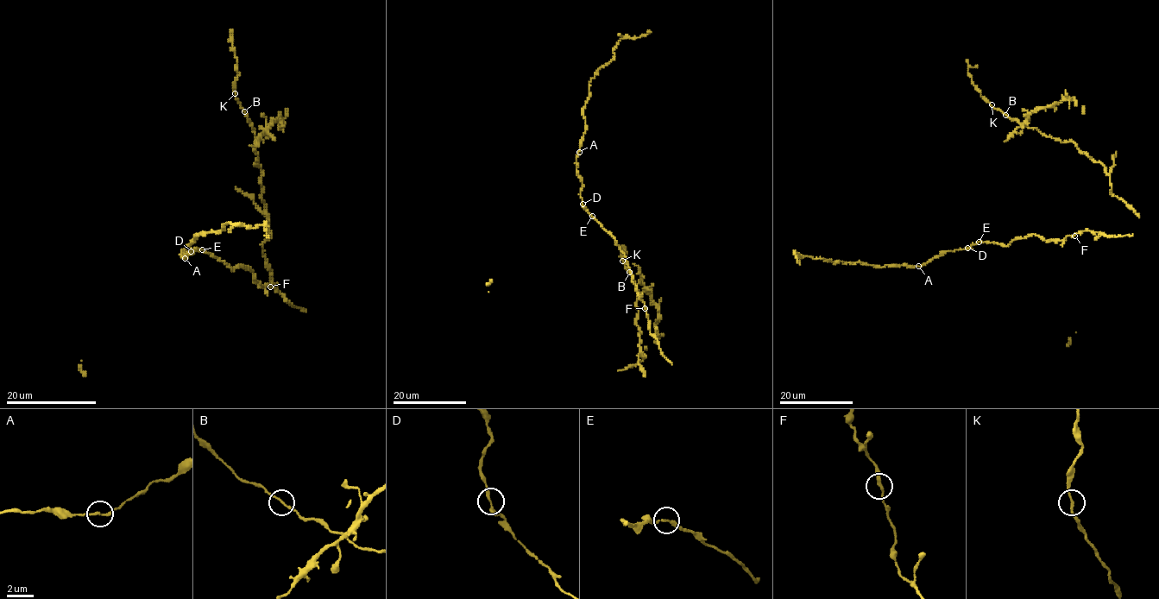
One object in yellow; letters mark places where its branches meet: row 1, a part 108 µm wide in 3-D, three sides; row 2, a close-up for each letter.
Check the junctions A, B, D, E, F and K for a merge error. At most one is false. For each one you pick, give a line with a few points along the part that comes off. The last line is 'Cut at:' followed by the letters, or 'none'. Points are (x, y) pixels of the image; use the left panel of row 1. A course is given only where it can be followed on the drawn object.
Cut at: none

